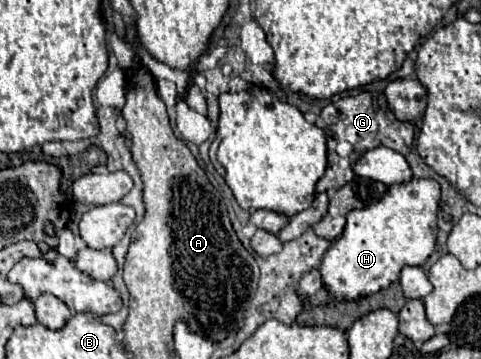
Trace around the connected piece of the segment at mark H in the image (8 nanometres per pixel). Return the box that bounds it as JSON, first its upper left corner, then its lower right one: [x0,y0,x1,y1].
[319,179,441,301]

